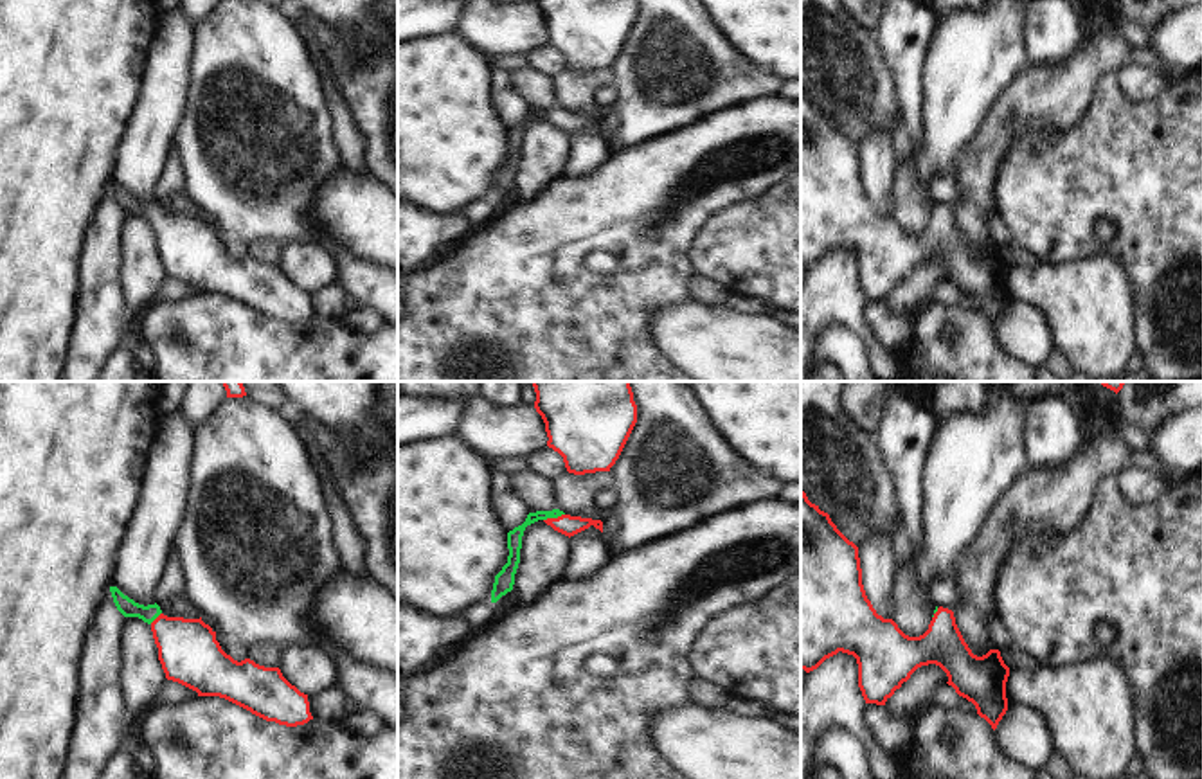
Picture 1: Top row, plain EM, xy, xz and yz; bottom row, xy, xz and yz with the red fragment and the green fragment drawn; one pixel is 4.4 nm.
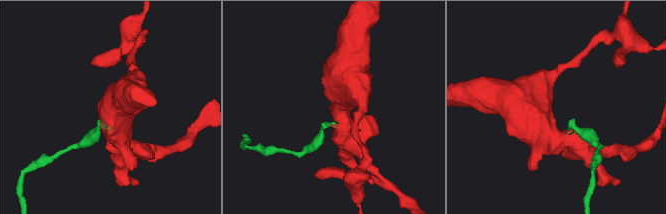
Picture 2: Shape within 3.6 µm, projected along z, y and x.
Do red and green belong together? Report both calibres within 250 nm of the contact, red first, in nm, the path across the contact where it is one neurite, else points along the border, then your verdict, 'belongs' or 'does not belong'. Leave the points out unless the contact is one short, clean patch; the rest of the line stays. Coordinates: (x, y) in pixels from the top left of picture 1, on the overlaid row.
90 nm thick on the red side, 60 nm on the other; runs through xz (565, 524), (553, 519), (533, 517), (513, 537); belongs

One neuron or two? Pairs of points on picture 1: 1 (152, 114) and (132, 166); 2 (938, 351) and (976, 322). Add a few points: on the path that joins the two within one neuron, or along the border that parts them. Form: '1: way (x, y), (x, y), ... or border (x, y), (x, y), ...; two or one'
1: way (152, 126), (150, 139), (141, 153); one
2: way (949, 351), (956, 351), (974, 333); one

